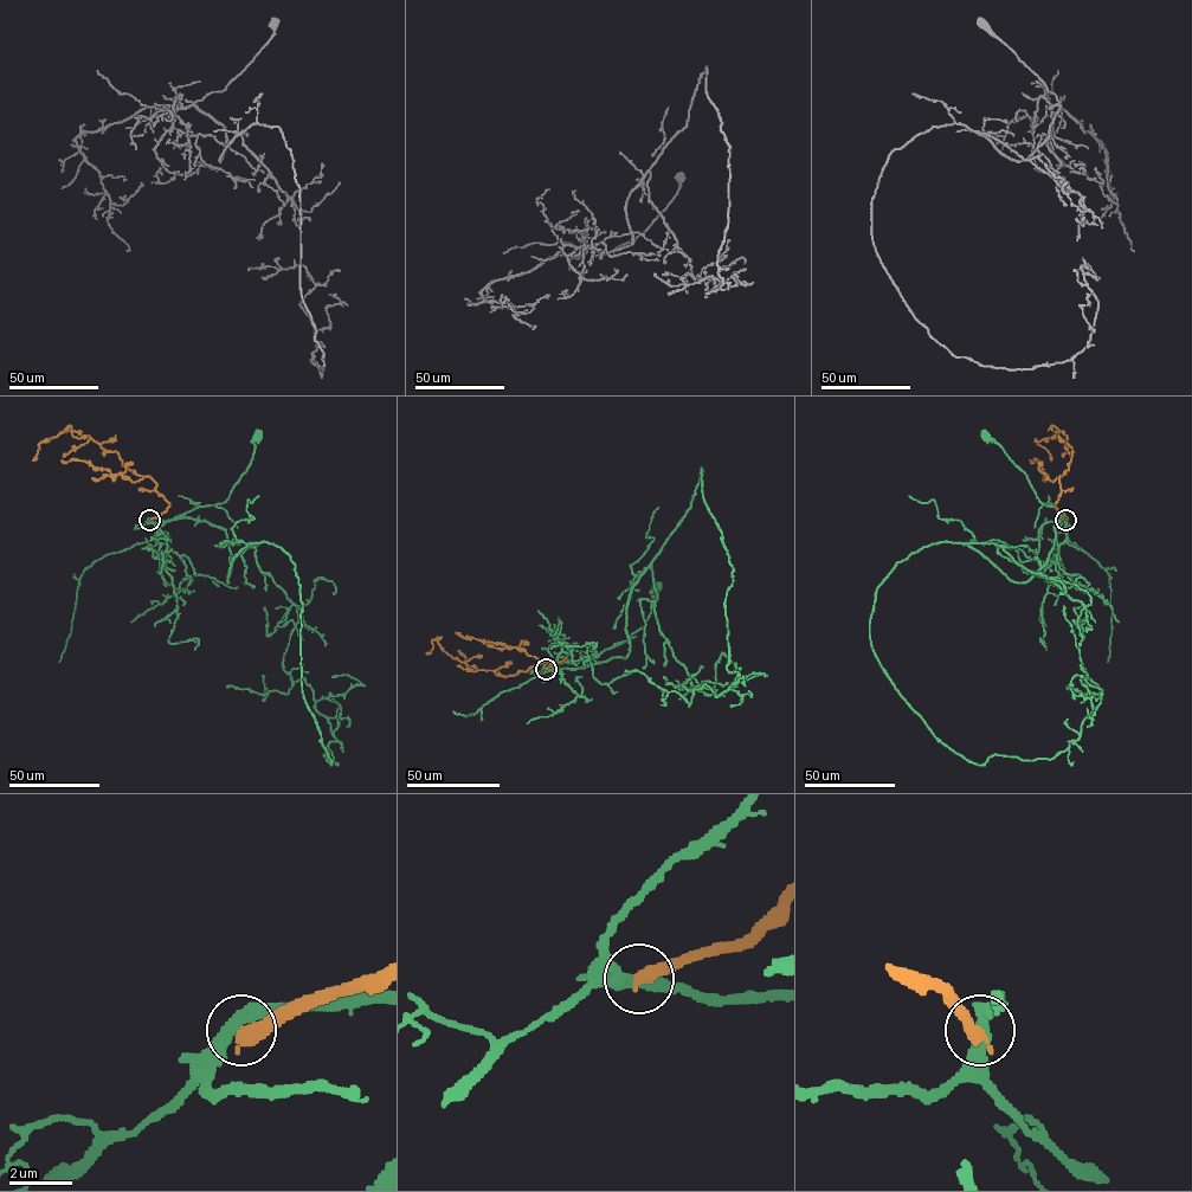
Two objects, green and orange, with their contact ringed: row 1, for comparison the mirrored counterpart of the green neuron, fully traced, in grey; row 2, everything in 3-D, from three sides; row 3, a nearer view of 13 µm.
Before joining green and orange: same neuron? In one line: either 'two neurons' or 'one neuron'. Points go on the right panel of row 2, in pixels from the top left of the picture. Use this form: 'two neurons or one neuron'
two neurons

